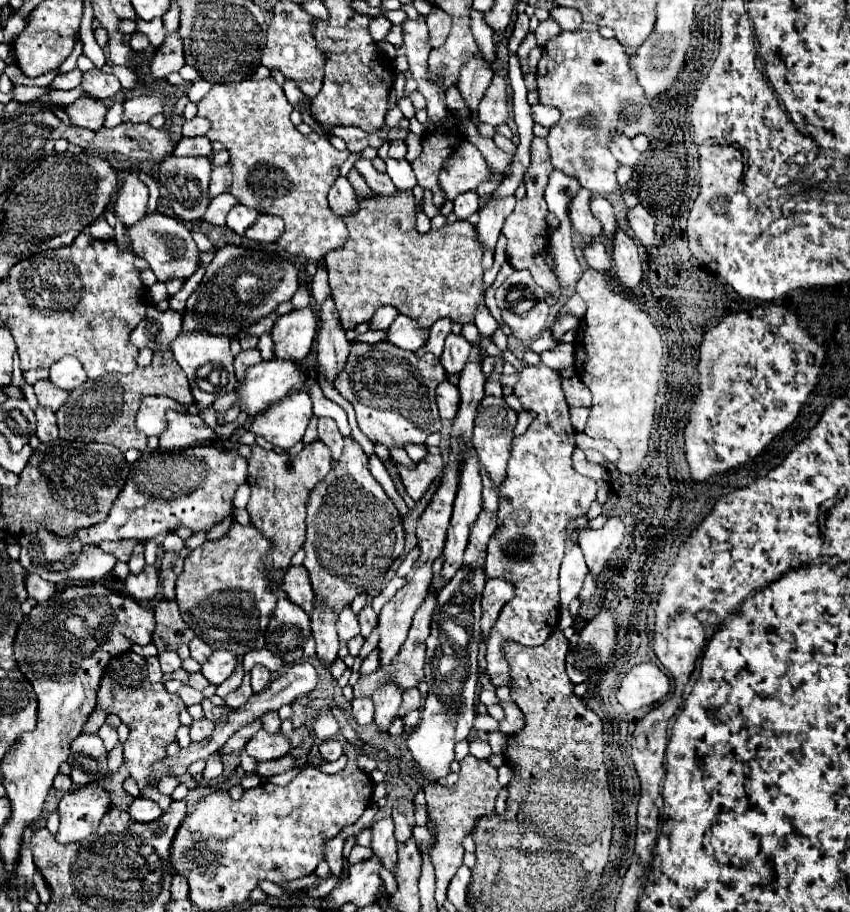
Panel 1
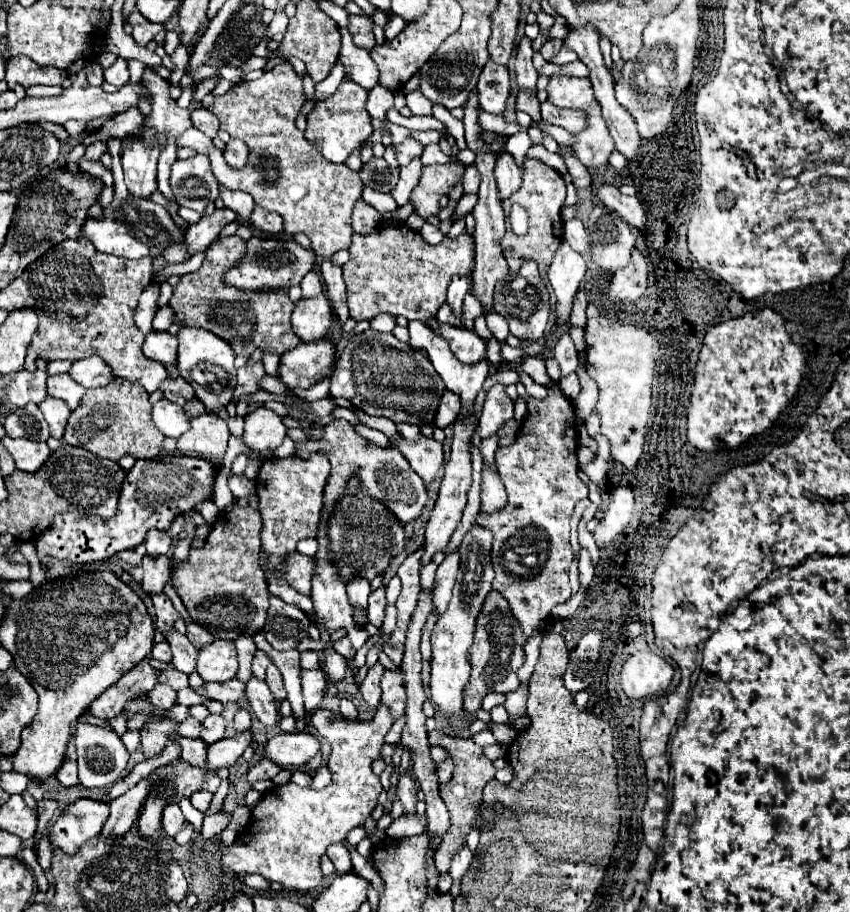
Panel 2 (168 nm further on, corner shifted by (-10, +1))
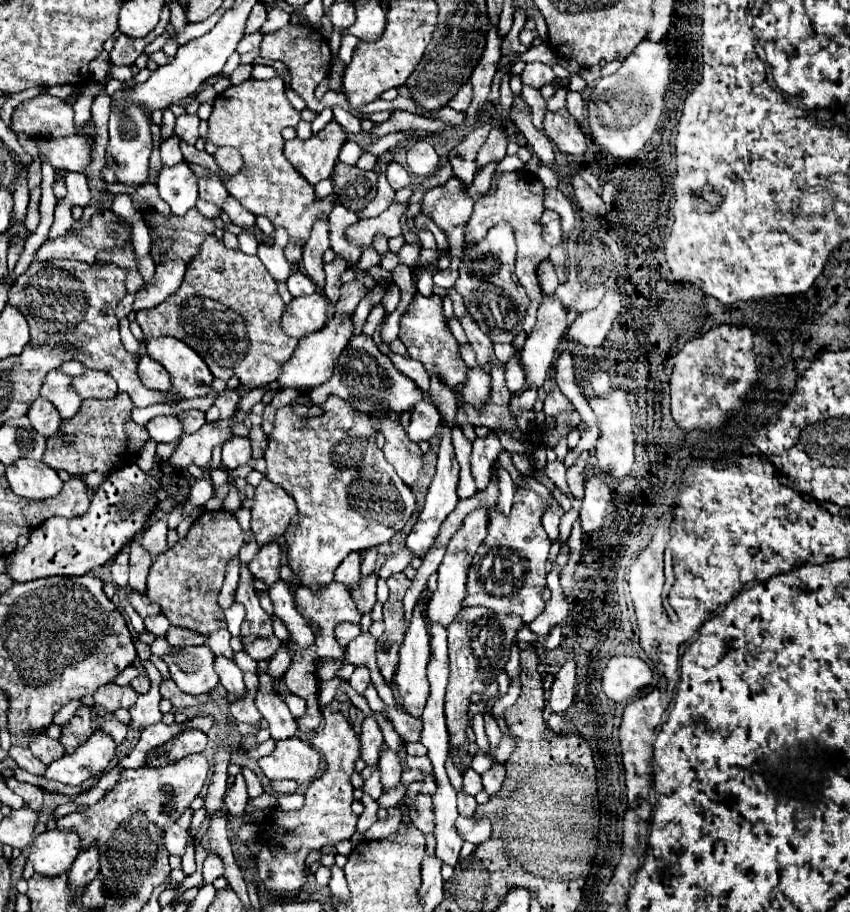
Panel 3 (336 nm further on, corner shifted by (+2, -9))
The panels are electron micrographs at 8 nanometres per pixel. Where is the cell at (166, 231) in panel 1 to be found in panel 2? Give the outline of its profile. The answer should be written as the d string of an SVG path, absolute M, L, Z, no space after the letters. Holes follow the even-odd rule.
M119 176L115 180L113 202L103 208L101 218L87 218L85 226L81 226L81 236L89 238L89 242L93 242L93 246L103 254L123 256L131 260L143 256L165 256L169 264L177 264L189 258L183 242L185 234L175 226L169 212L163 206L153 204L151 200L133 198L133 194L127 192L127 186Z

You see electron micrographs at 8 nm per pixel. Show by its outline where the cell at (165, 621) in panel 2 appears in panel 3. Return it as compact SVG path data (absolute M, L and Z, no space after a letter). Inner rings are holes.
M129 592L129 600L131 600L131 604L133 604L133 608L139 612L139 616L141 618L147 618L147 616L157 616L157 614L161 614L161 610L159 610L159 604L153 604L149 598L147 598L147 594L141 594L141 592Z

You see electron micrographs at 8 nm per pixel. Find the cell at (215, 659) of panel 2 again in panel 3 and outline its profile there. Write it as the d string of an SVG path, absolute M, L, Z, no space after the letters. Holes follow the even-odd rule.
M185 646L179 650L173 648L171 654L163 656L163 662L167 662L175 684L187 694L207 694L219 684L219 676L215 672L215 654L209 646Z

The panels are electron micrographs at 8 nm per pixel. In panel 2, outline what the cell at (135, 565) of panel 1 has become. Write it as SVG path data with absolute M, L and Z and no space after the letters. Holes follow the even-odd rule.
M149 530L145 538L145 546L147 546L147 554L161 556L171 550L171 538L167 536L165 530Z

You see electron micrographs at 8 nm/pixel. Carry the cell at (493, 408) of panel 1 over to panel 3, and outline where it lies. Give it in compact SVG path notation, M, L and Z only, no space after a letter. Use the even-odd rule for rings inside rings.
M471 368L461 388L461 398L473 404L475 410L481 410L489 402L489 394L491 394L491 376L481 368Z

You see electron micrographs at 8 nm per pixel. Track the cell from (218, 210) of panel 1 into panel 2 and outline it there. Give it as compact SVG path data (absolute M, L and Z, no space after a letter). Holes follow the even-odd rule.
M217 208L211 214L205 214L197 224L189 226L185 234L185 244L189 246L189 256L195 256L199 252L205 252L211 242L219 236L221 228L229 222L233 222L237 216L229 208Z

